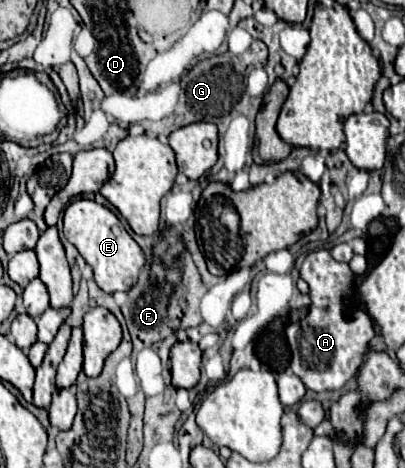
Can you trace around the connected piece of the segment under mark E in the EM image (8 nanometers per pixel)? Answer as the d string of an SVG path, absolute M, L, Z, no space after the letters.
M89 199L73 201L63 215L63 235L79 249L83 259L91 265L95 283L105 293L129 291L137 283L139 271L145 265L145 255L141 247L133 241L133 237L127 233L119 217L107 207Z

